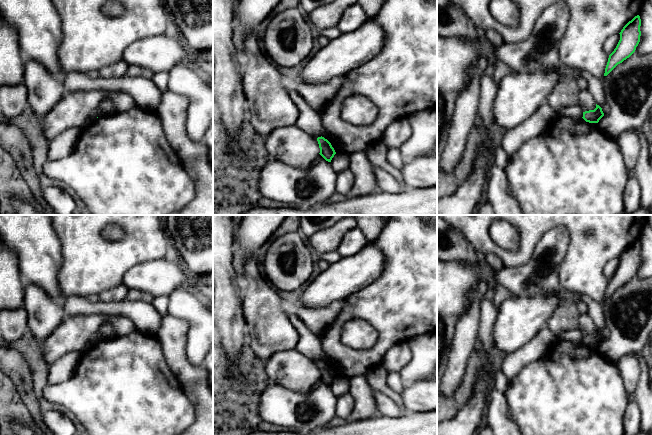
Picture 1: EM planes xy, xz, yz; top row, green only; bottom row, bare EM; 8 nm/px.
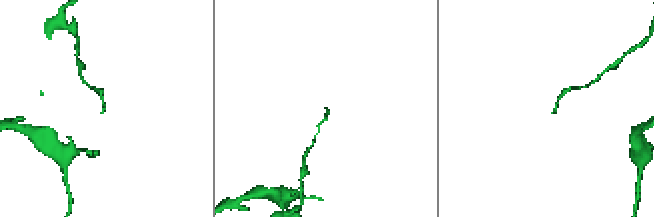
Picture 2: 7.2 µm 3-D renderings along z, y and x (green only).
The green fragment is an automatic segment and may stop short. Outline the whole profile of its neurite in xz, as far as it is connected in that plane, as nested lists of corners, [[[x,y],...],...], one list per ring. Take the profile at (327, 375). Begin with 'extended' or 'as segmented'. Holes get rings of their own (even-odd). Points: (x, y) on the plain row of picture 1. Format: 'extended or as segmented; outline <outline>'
as segmented; outline [[[324,361],[317,362],[319,372],[320,372],[320,379],[328,386],[331,386],[332,382],[336,378],[334,372],[332,371],[331,367],[325,363]]]

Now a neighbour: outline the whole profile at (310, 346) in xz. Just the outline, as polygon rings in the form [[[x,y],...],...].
[[[286,307],[286,311],[291,323],[298,330],[301,340],[296,350],[305,357],[314,361],[324,359],[324,352],[321,345],[320,335],[311,332],[304,322],[294,313],[292,307]]]

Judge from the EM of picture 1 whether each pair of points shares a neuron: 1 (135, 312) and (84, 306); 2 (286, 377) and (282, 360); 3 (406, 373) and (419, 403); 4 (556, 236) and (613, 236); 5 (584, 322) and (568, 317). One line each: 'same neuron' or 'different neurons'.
1: same neuron
2: same neuron
3: different neurons
4: different neurons
5: different neurons

